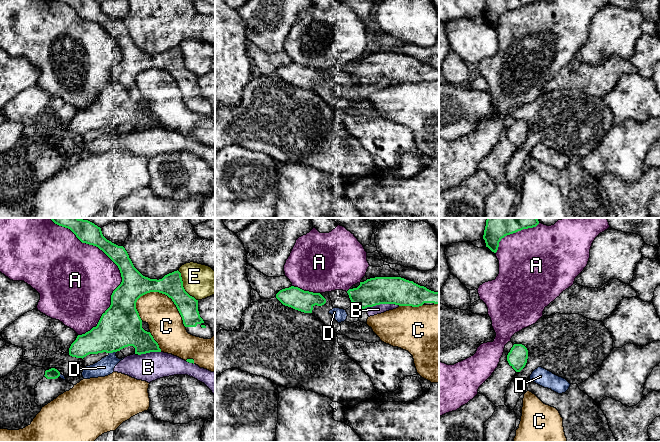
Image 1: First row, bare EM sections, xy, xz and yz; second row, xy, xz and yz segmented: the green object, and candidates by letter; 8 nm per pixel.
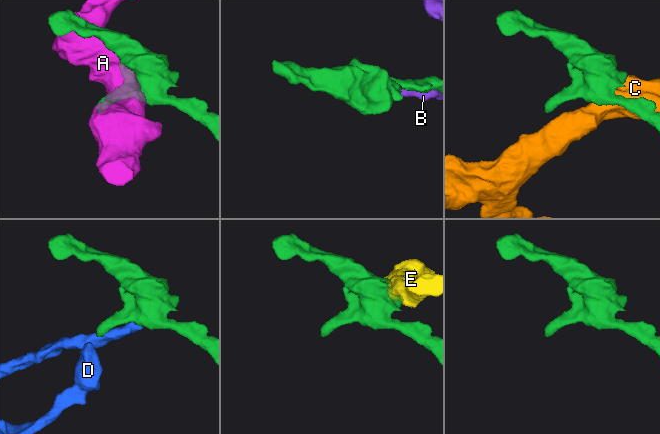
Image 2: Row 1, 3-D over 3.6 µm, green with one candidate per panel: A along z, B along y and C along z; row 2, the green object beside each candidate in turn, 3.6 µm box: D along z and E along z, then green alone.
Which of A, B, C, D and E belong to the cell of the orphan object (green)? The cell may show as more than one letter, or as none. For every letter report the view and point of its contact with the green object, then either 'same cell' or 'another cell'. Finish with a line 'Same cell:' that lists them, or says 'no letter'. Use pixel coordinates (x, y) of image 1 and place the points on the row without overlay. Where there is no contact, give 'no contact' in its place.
A: xy (120, 48) | another cell
B: xz (381, 79) | another cell
C: xy (168, 72) | another cell
D: xy (112, 128) | another cell
E: xy (182, 62) | another cell
Same cell: no letter

